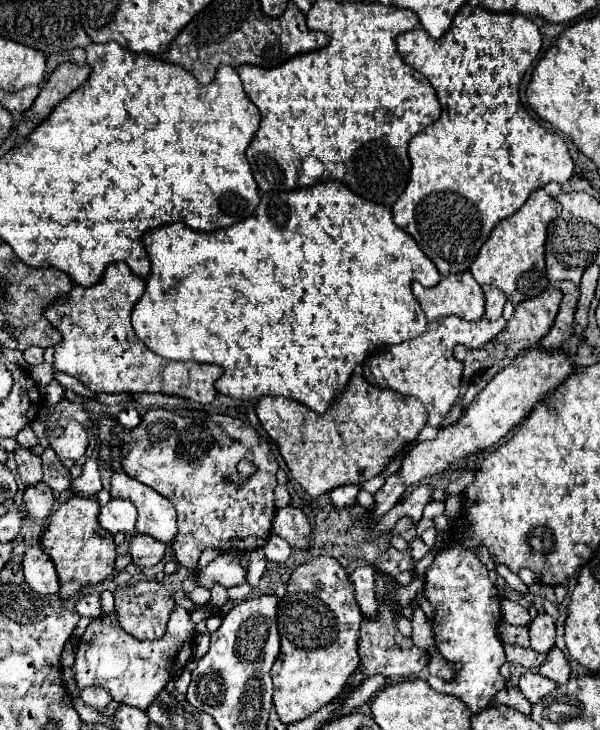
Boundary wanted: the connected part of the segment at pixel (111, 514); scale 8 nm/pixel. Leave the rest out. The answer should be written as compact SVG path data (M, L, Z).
M111 498L99 510L99 524L103 530L107 530L111 534L117 534L117 532L133 534L135 532L135 518L137 518L137 510L133 508L133 504L129 500Z

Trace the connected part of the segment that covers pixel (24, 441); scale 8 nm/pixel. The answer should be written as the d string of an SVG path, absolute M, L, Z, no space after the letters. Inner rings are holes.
M29 424L17 434L17 442L19 442L21 446L35 446L35 444L37 444L37 438L35 438L35 434L33 434L33 430L31 430Z

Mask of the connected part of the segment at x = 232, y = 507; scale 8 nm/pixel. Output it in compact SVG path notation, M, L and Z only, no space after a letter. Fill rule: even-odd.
M147 410L141 416L141 422L133 430L125 430L111 414L101 414L97 436L103 444L109 444L113 436L121 440L121 466L127 476L139 480L141 484L151 486L165 498L169 498L177 510L177 540L173 540L171 550L179 566L193 570L207 548L215 550L241 550L249 552L261 548L269 536L271 520L275 516L273 506L273 490L277 486L277 470L279 464L271 454L269 444L257 434L251 434L251 440L233 440L217 422L209 418L207 412L195 412L181 416L175 410ZM241 460L249 460L255 464L255 472L251 476L241 476L237 472L237 464Z

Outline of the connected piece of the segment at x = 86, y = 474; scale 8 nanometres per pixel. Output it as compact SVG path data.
M89 458L85 462L83 474L71 482L71 488L73 488L75 494L87 496L87 498L93 498L103 488L101 480L99 480L99 462L97 462L97 458Z

